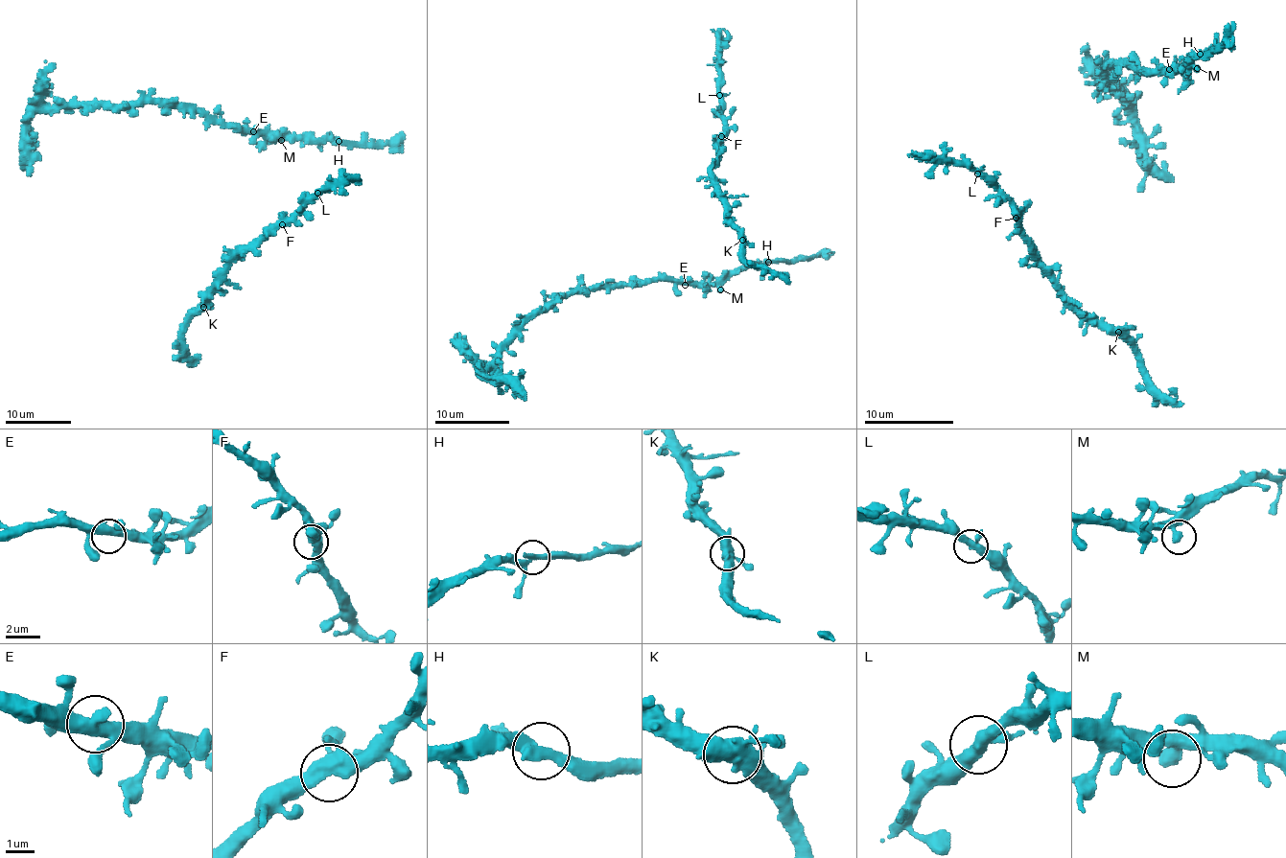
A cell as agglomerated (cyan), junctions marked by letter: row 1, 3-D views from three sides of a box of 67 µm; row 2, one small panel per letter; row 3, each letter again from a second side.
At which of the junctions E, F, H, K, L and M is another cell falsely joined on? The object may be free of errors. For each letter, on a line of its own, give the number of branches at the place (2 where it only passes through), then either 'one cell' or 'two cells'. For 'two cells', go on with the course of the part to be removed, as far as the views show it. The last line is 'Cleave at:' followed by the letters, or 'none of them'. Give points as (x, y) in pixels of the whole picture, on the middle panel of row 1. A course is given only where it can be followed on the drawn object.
E: 4 | one cell
F: 4 | one cell
H: 3 | one cell
K: 4 | one cell
L: 3 | one cell
M: 2 | one cell
Cleave at: none of them

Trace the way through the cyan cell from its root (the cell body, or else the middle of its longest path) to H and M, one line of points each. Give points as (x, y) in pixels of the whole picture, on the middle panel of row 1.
H: (690, 276), (691, 283), (719, 286), (738, 271), (767, 262)
M: (690, 276), (691, 283), (716, 286), (720, 289)

